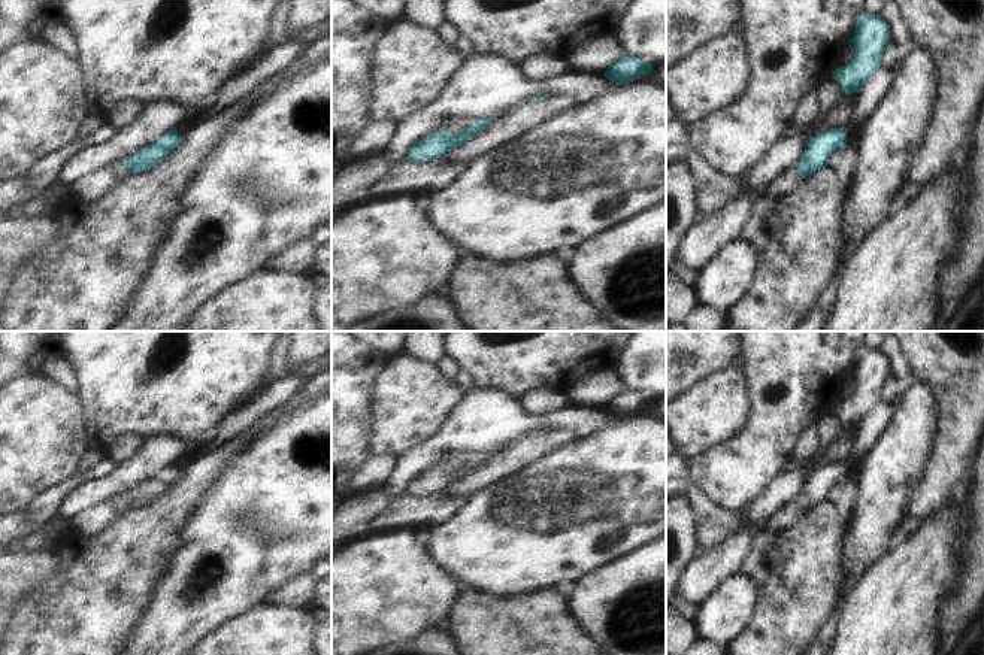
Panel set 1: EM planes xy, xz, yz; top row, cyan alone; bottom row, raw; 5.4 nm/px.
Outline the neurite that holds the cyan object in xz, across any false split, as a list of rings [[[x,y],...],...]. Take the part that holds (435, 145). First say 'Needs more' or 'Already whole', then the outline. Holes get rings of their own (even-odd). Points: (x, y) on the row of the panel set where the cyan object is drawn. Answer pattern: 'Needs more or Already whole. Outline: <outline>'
Needs more. Outline: [[[505,110],[485,119],[452,119],[432,134],[418,140],[408,152],[406,160],[414,163],[427,163],[440,158],[451,149],[464,143],[473,134],[482,131],[494,118],[503,115]]]

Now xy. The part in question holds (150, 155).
Needs more. Outline: [[[172,127],[155,143],[142,148],[134,155],[125,157],[115,166],[100,169],[70,184],[70,195],[81,203],[93,203],[100,200],[113,187],[119,185],[131,175],[146,172],[152,166],[158,164],[170,154],[173,148],[181,143],[181,140],[182,136],[176,131],[176,127]]]

